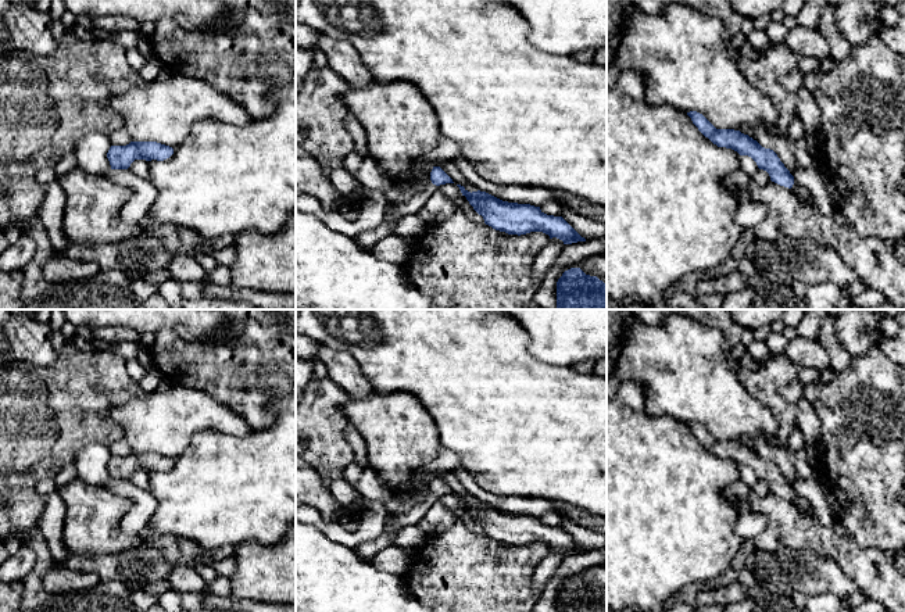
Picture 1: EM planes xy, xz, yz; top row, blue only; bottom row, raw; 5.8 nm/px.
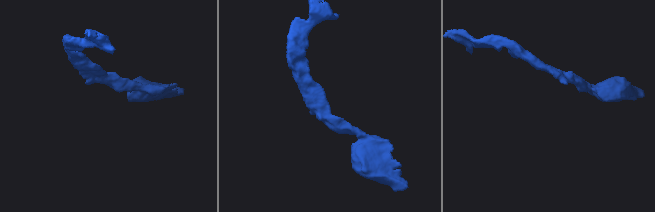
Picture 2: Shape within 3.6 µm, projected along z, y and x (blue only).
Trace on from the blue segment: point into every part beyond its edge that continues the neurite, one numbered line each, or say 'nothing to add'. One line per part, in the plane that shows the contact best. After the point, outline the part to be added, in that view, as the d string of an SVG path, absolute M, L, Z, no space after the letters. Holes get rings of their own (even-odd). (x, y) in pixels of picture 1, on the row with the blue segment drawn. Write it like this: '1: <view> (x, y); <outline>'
nothing to add

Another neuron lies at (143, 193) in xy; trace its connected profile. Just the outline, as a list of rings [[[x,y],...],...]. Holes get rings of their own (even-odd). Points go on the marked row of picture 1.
[[[112,169],[112,180],[124,183],[132,189],[132,197],[122,210],[122,219],[128,223],[142,223],[157,200],[158,192],[149,179],[132,173],[129,169]]]

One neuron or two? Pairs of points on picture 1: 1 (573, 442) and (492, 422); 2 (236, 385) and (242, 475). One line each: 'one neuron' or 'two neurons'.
1: one neuron
2: two neurons

